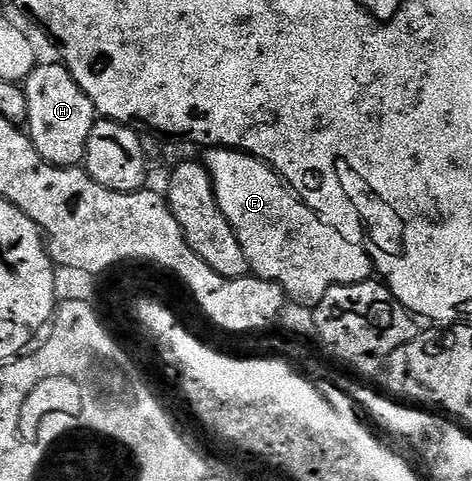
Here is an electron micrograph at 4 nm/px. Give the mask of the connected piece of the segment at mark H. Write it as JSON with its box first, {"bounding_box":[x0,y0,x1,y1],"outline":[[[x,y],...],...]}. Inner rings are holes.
{"bounding_box":[24,62,96,167],"outline":[[[39,62],[24,81],[28,117],[24,127],[32,145],[44,161],[57,167],[78,167],[85,160],[88,137],[96,122],[96,108],[88,93],[72,77],[72,73],[61,62]]]}

